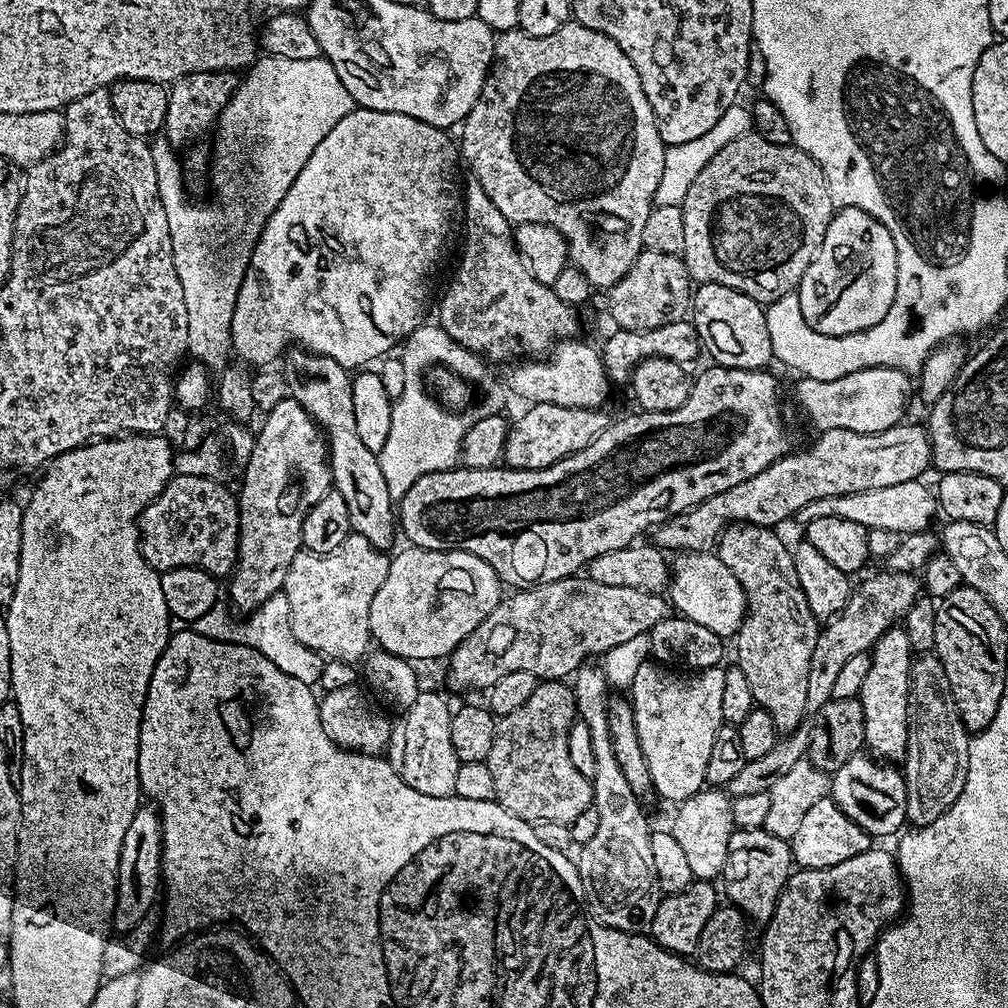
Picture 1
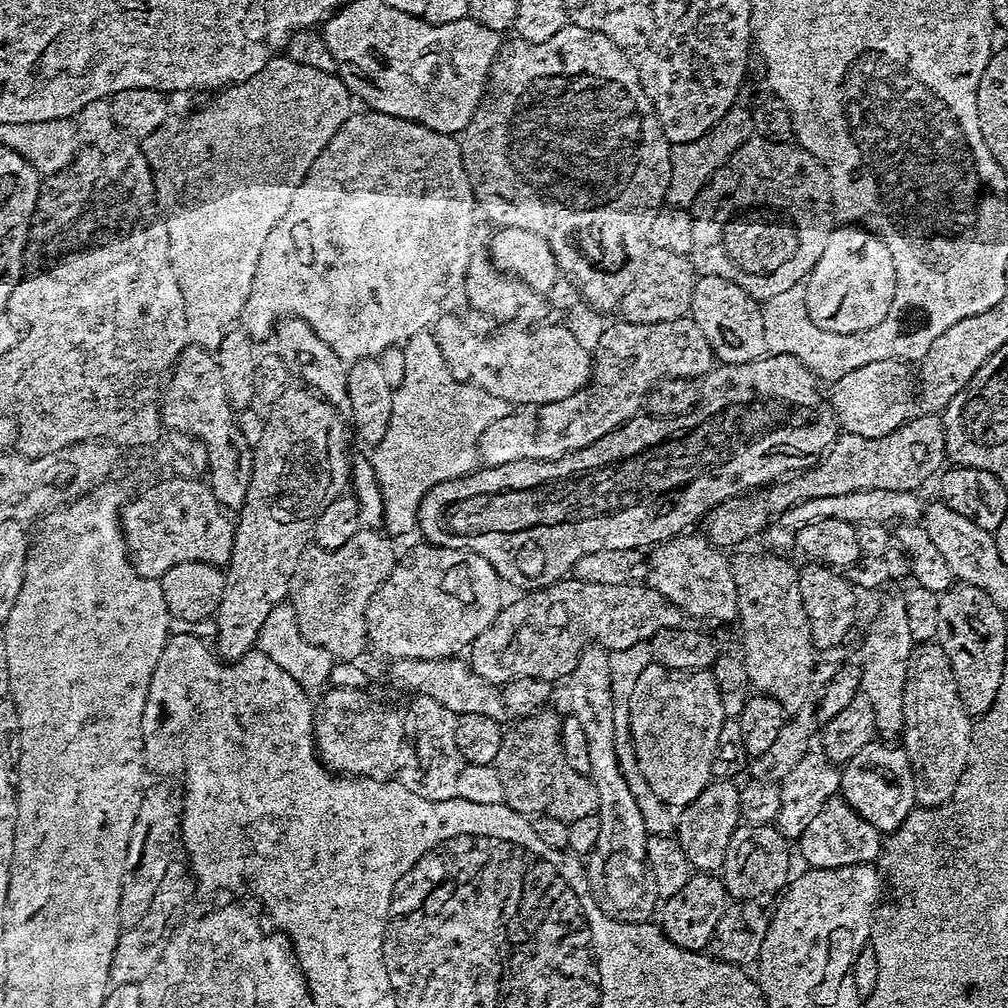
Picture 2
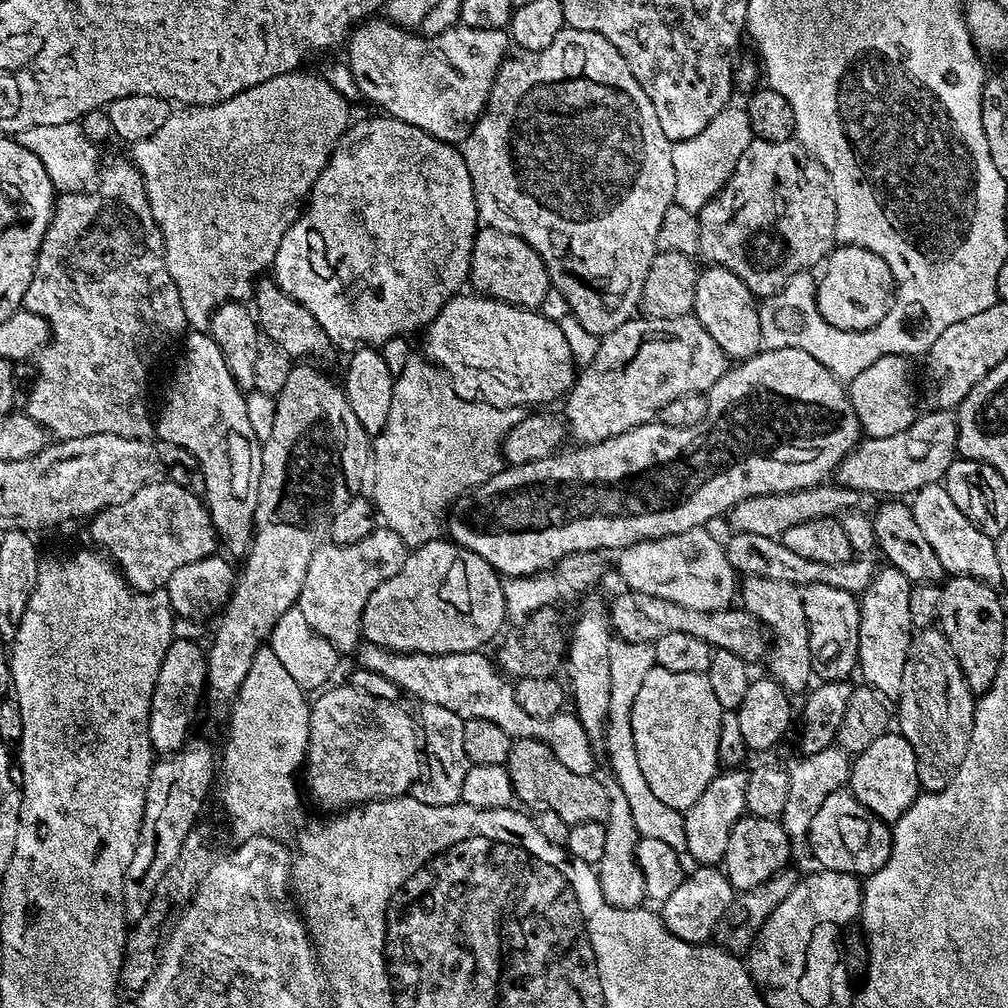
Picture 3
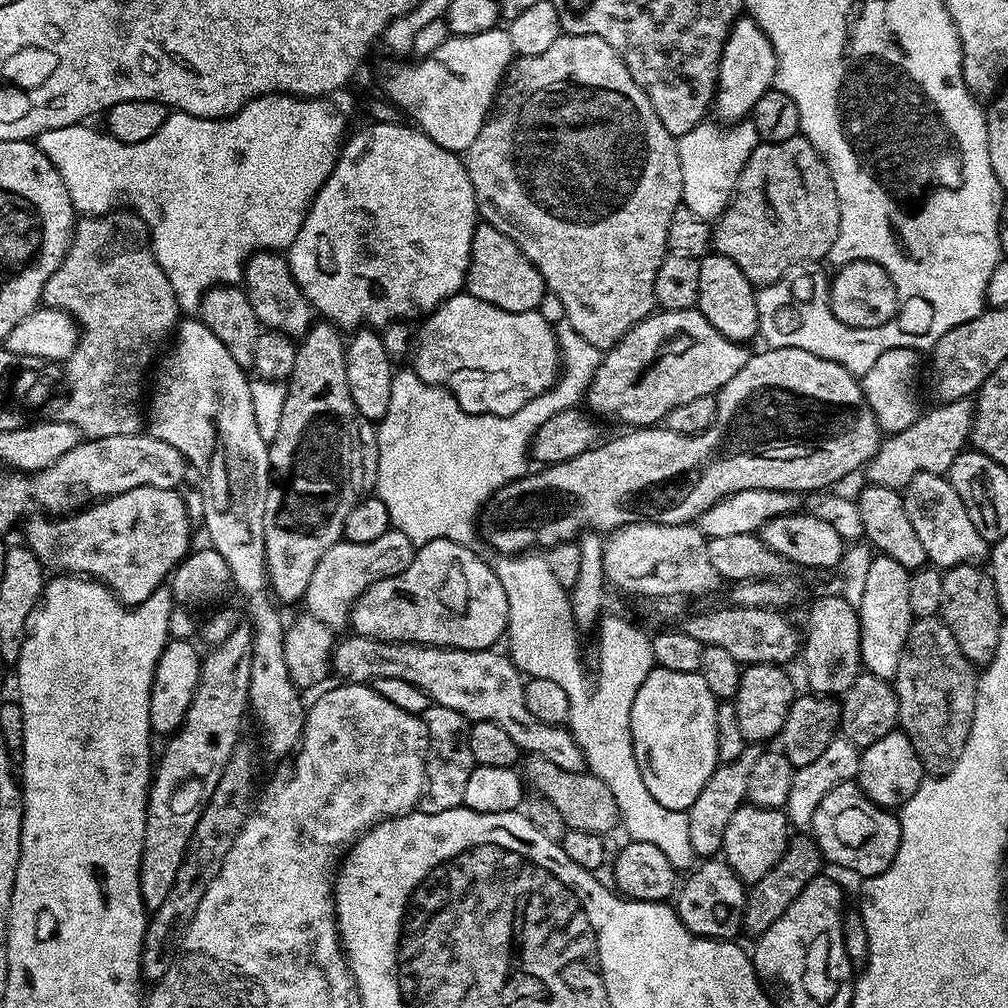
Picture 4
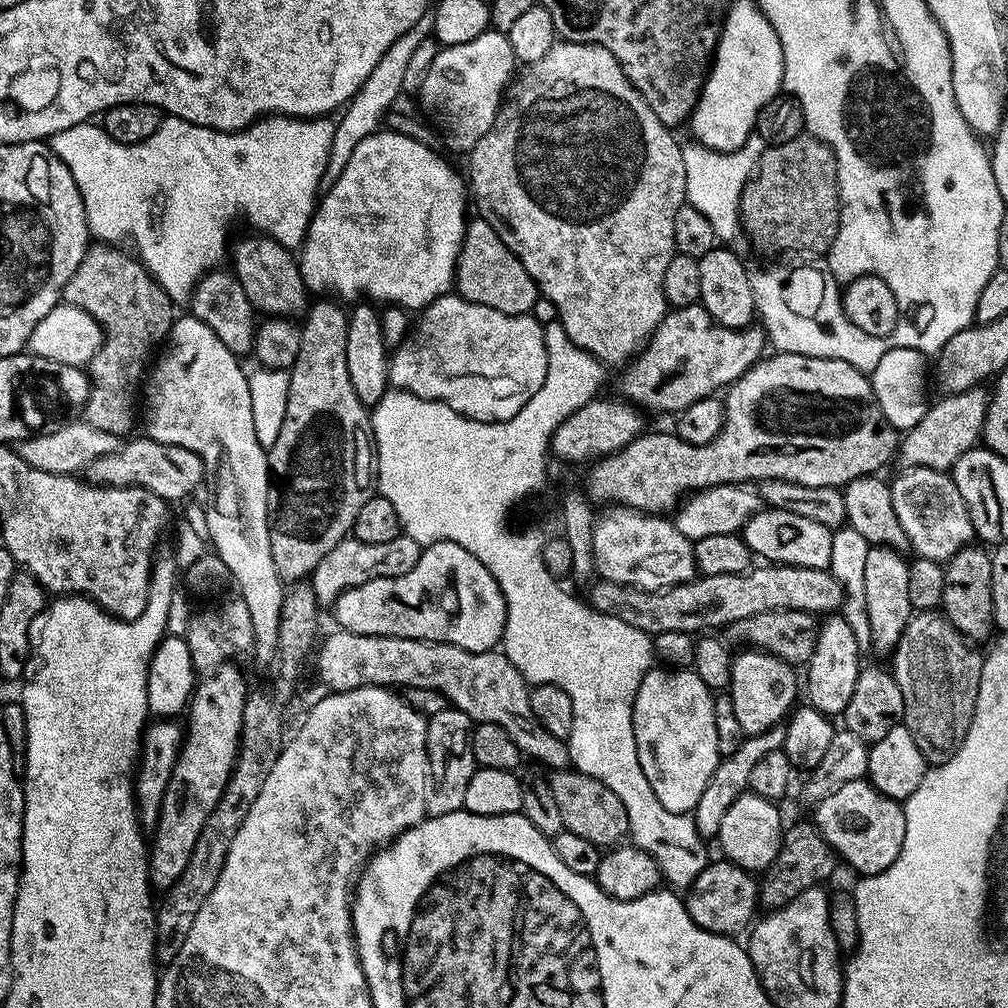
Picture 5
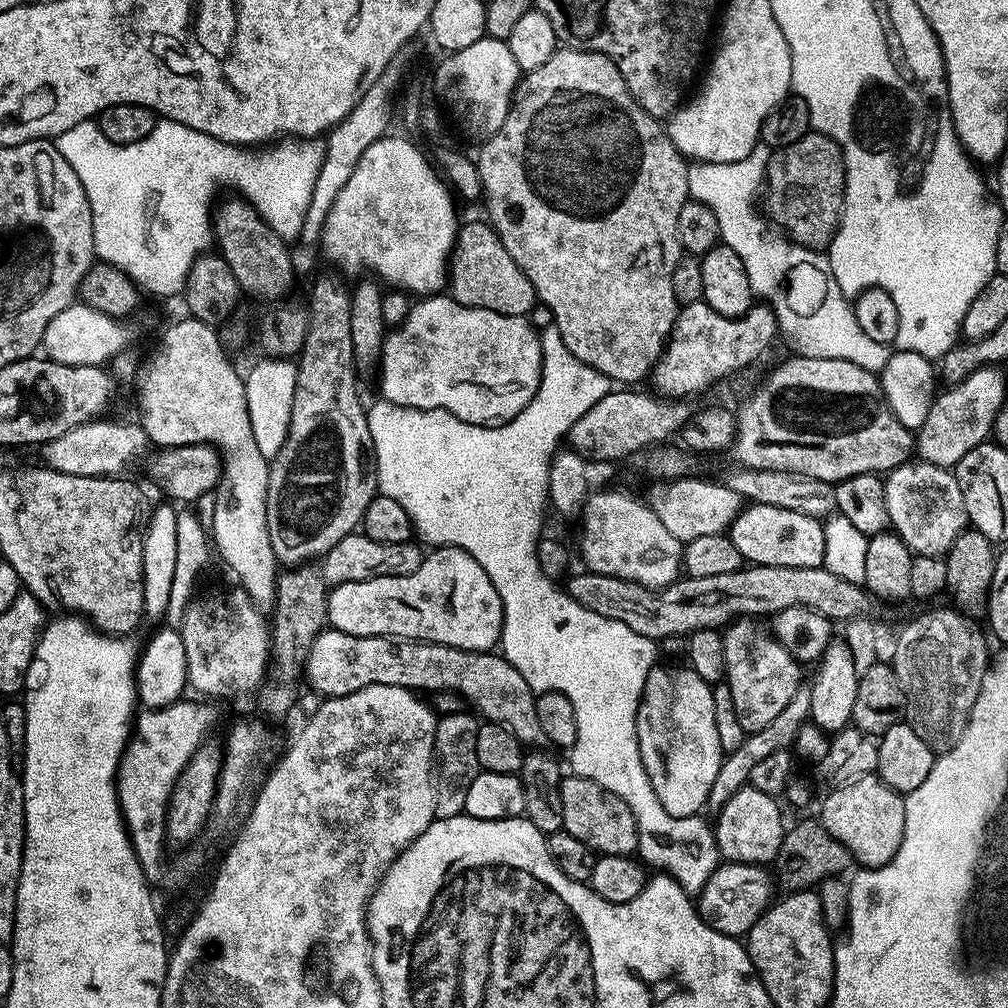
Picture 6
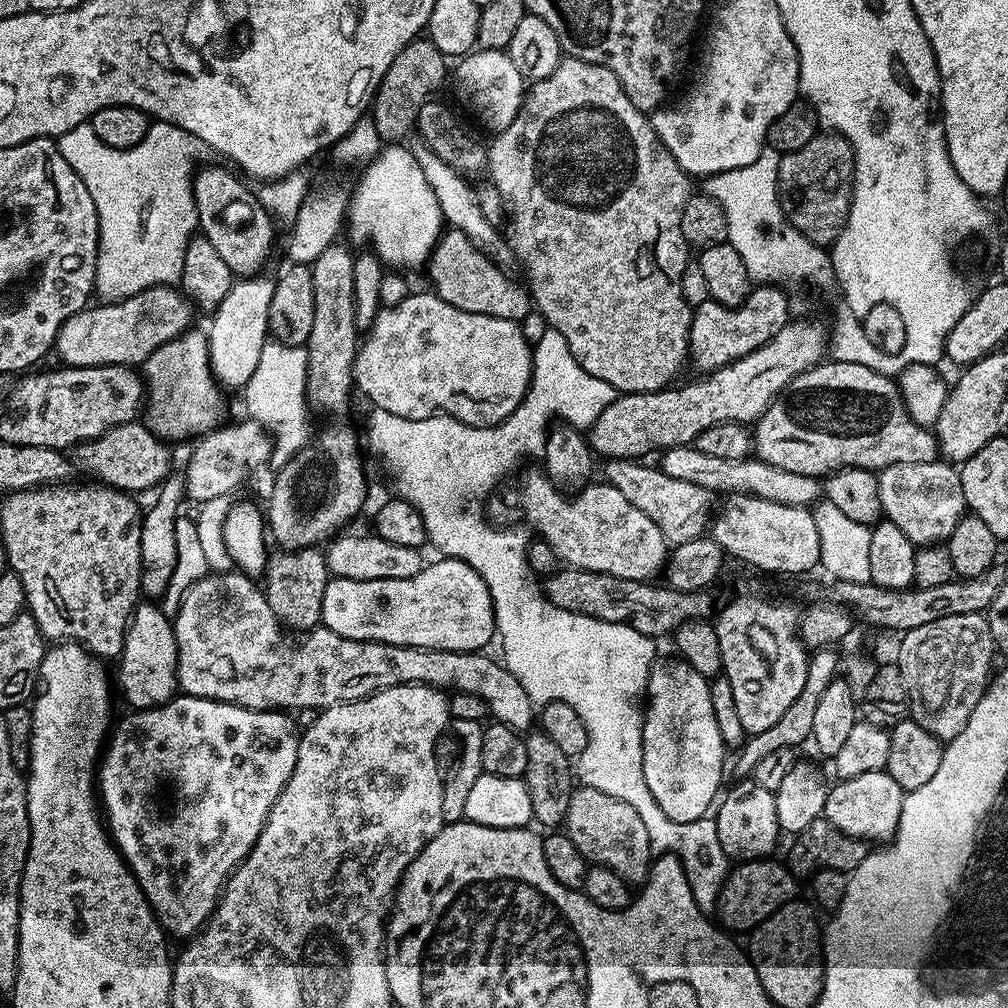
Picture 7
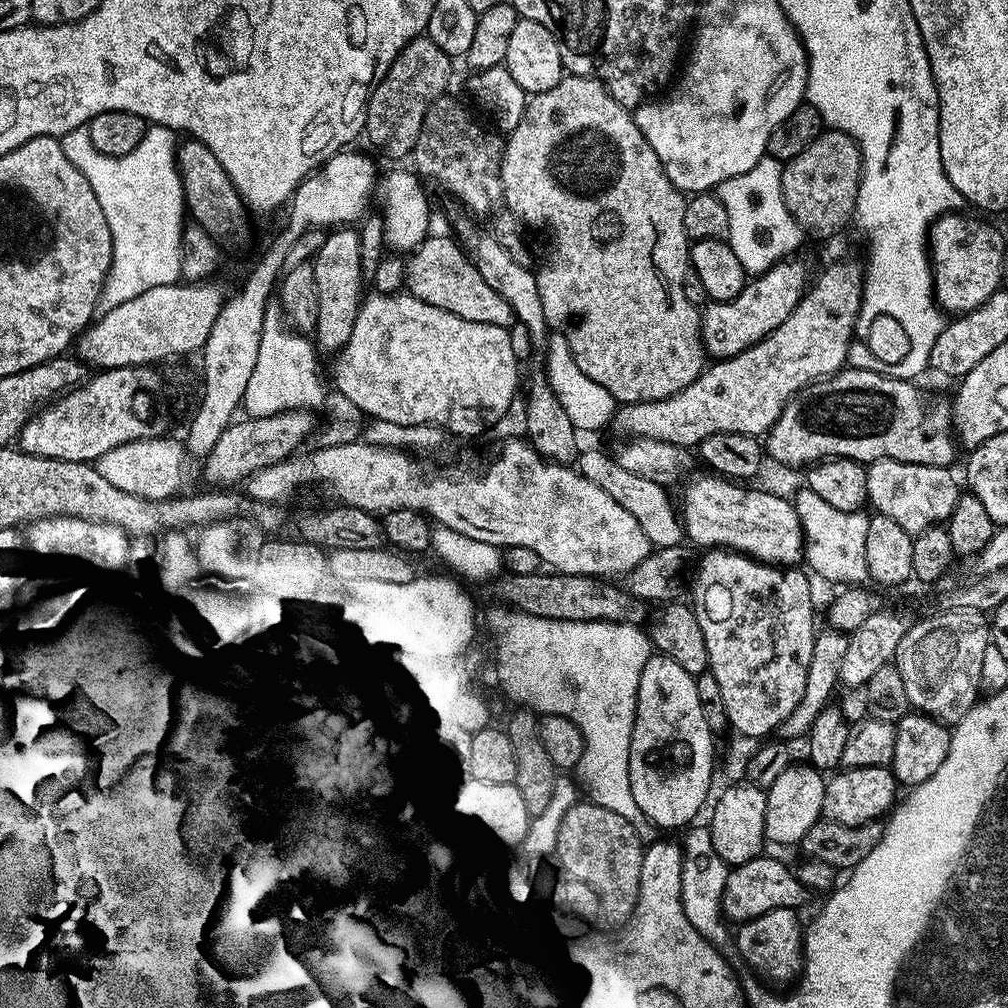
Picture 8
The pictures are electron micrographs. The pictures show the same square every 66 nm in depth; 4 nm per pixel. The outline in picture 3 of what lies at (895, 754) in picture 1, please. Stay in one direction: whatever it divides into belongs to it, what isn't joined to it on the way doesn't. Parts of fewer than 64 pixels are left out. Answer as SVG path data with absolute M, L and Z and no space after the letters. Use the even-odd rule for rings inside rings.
M884 566L859 597L858 672L864 675L863 683L888 702L895 701L902 690L902 669L906 666L906 654L914 635L909 611L912 586L902 570Z

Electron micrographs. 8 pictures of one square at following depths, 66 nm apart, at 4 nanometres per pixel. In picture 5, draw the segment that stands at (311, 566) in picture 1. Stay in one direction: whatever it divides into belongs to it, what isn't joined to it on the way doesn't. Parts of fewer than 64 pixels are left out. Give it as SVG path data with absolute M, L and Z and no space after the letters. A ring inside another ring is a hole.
M403 534L391 542L358 542L354 538L345 538L312 571L310 583L318 604L335 605L340 595L354 586L363 586L374 578L394 578L398 574L406 574L406 570L414 570L421 551L422 545Z

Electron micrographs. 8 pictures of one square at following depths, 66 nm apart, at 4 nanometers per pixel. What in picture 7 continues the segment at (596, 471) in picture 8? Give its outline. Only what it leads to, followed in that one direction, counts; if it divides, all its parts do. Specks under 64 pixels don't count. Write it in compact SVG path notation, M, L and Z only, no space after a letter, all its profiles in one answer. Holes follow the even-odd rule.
M609 460L603 466L603 479L620 490L631 506L642 510L658 526L669 545L690 542L690 538L705 535L714 516L714 493L710 489L672 478L659 467L647 468L644 462L636 460Z

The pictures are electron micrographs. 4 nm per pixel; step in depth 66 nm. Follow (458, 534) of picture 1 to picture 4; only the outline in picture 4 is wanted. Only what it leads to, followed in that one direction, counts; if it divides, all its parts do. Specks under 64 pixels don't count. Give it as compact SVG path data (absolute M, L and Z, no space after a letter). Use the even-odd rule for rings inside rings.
M771 346L763 349L765 352L749 355L746 366L726 382L716 393L716 413L714 422L705 432L699 432L693 436L678 434L670 430L667 426L636 426L625 436L616 436L613 440L605 439L596 445L600 451L600 480L574 480L572 486L572 463L567 460L561 464L550 464L541 467L541 472L535 470L518 477L514 482L499 488L492 499L486 505L486 511L482 516L482 536L488 539L488 544L500 554L524 554L529 550L547 550L555 544L566 544L575 541L581 533L599 532L601 534L611 534L617 528L626 527L628 524L636 523L656 523L656 524L680 524L691 525L699 521L700 516L710 510L722 498L734 494L738 490L778 490L779 492L790 492L793 494L805 494L804 492L819 493L821 490L831 489L831 484L839 482L843 476L848 476L851 472L856 472L865 467L869 460L874 458L874 454L880 449L882 439L882 429L880 423L874 418L870 406L864 397L864 390L861 381L841 366L838 360L827 360L818 358L818 354L810 354L810 350L798 350L797 348L774 348Z

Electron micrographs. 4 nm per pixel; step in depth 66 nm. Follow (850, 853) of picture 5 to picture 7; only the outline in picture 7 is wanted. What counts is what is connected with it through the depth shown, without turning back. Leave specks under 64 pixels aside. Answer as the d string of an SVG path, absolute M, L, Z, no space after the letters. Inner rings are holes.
M887 770L858 774L858 778L837 780L827 789L822 816L834 826L838 826L838 830L859 840L888 842L895 837L896 827L902 818L905 795L904 788L898 786L894 778L890 778Z

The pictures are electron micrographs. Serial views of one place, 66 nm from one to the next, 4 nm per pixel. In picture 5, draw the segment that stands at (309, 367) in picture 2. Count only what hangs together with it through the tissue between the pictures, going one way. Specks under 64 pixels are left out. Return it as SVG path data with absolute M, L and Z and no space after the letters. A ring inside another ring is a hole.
M252 234L249 240L242 241L234 248L230 252L233 264L231 267L238 282L242 282L242 290L246 290L246 298L250 298L257 313L268 318L300 318L307 313L310 293L304 284L300 261L294 255L293 249L284 248L277 240L263 234Z

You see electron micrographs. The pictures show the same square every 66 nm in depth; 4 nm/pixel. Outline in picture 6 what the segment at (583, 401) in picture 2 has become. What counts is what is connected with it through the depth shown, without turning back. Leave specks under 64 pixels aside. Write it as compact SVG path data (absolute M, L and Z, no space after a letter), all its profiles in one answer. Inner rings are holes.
M703 300L685 304L677 311L676 325L672 327L672 333L668 336L660 359L650 373L651 391L661 398L696 396L699 392L706 391L711 384L716 384L719 380L724 380L727 376L732 376L754 363L771 346L772 339L777 339L777 336L776 316L763 302L753 303L746 315L738 317L718 314Z

